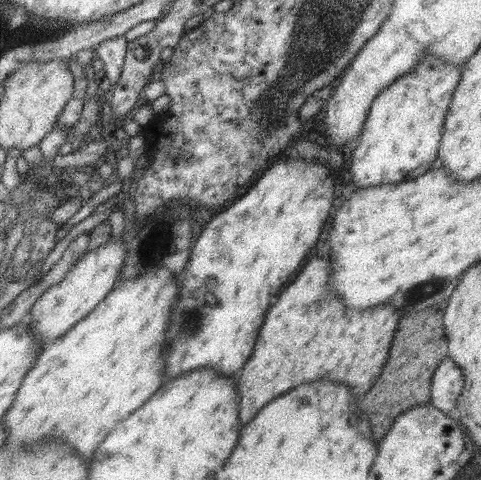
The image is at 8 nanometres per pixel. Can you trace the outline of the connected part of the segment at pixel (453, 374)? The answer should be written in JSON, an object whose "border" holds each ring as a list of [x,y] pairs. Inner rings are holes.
{"border":[[[449,357],[439,361],[431,375],[430,404],[451,418],[457,418],[455,401],[463,387],[463,372]]]}

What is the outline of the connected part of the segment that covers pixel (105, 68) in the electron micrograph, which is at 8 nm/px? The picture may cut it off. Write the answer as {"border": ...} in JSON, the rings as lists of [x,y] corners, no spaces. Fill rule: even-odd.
{"border":[[[123,36],[103,40],[95,47],[97,58],[103,62],[99,76],[107,78],[114,85],[121,74],[126,53],[126,42]]]}

